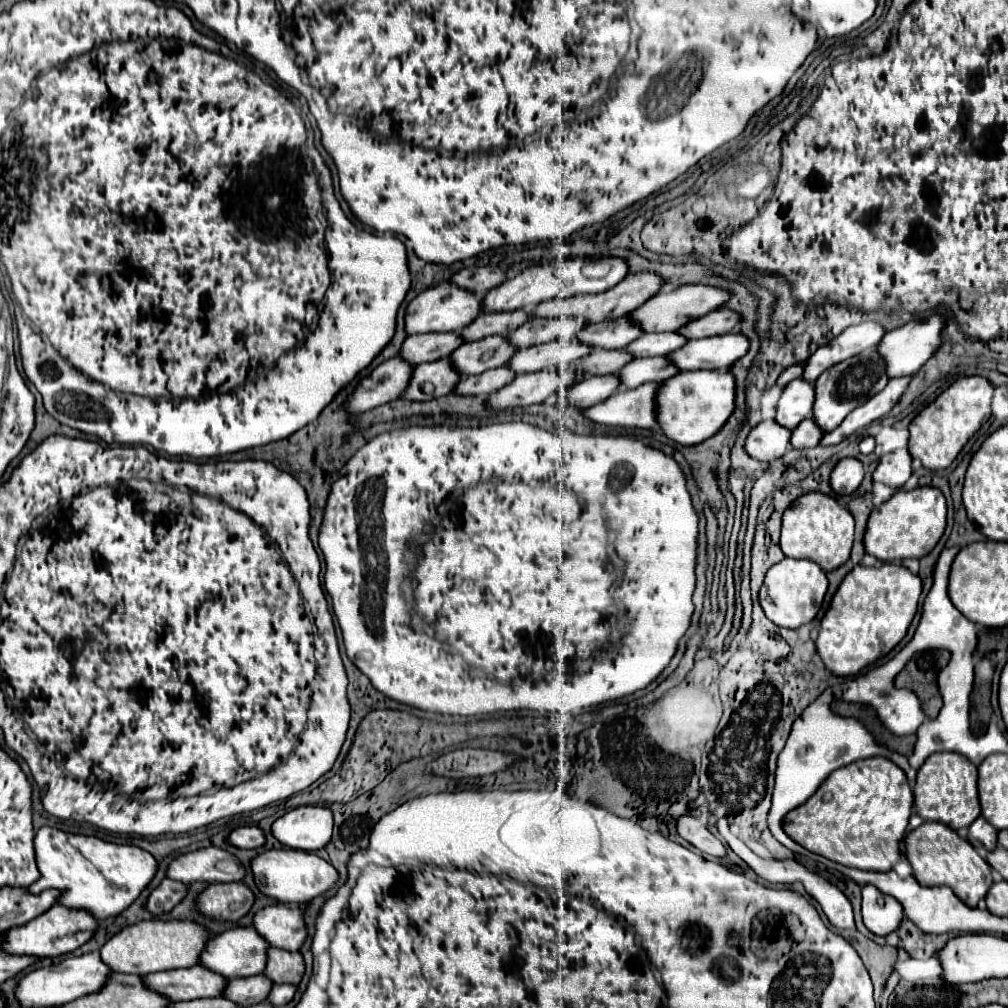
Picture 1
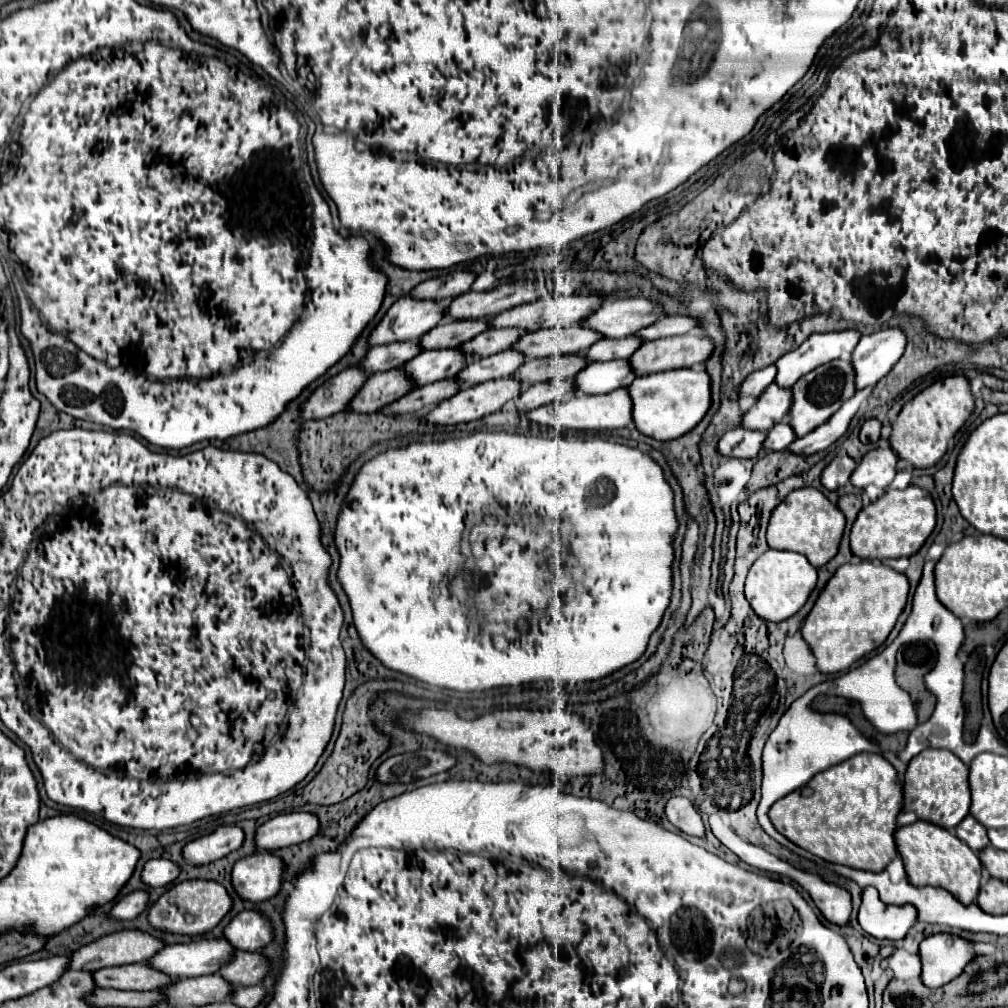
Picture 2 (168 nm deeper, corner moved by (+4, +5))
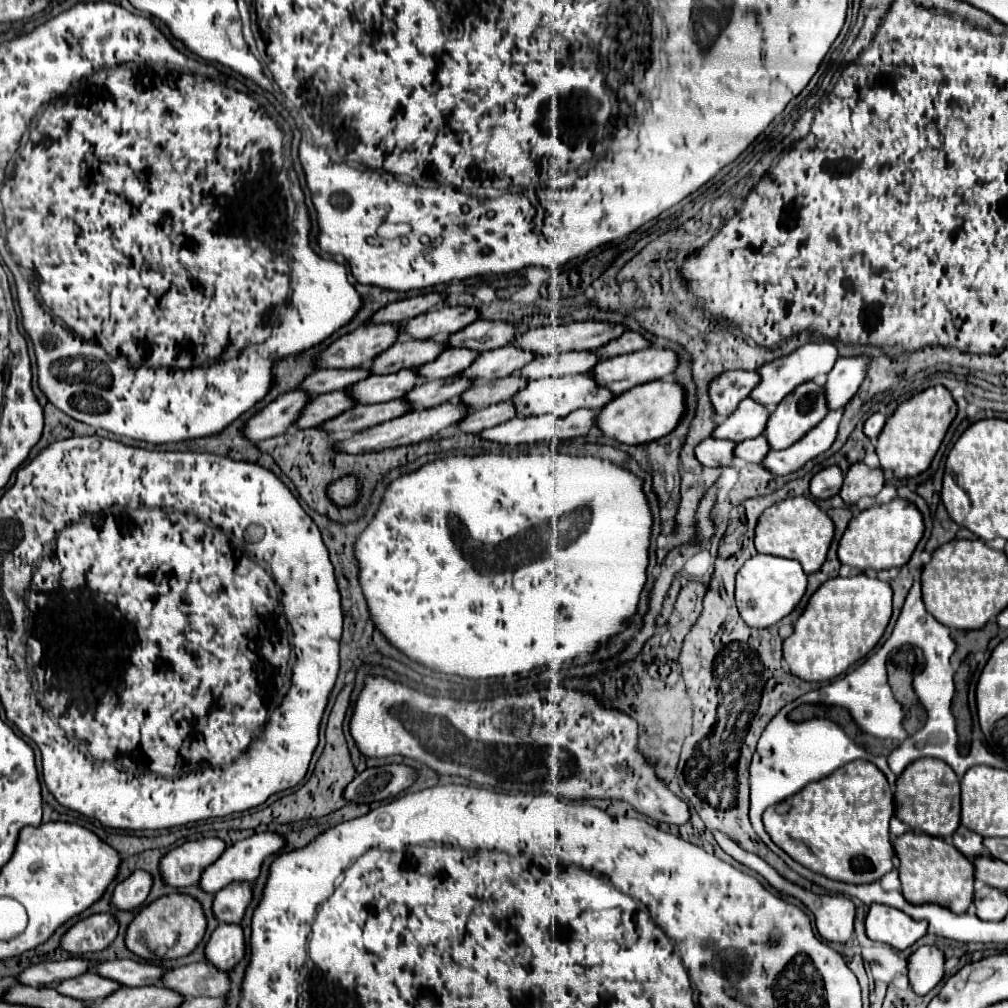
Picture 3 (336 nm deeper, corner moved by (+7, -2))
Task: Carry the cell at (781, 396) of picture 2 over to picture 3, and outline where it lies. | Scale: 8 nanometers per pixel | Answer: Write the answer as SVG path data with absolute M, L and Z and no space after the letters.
M744 399L738 405L738 411L734 411L734 415L730 415L724 423L714 427L710 437L730 439L734 443L740 443L744 439L754 439L764 433L766 421L768 421L766 407L752 399Z

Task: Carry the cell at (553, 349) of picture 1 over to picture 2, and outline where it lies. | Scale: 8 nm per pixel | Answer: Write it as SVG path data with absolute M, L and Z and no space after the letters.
M513 348L493 354L493 356L477 358L465 370L459 372L459 380L465 382L465 386L473 386L473 384L479 384L485 380L513 376L517 372L517 368L521 368L523 358L525 356L521 356L521 352L515 352Z

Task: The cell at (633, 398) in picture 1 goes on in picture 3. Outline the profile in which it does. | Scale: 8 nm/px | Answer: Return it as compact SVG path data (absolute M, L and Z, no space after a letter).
M578 409L566 417L556 417L556 415L538 415L538 417L514 417L506 423L500 423L496 427L490 427L486 431L480 431L478 437L492 441L492 443L502 443L502 445L522 445L522 443L536 443L536 441L566 441L574 437L586 435L594 427L596 411L586 411Z

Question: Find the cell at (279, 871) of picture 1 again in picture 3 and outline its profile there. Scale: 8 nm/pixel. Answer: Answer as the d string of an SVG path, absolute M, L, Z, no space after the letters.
M230 883L214 895L212 913L220 923L240 923L244 911L252 899L250 883Z

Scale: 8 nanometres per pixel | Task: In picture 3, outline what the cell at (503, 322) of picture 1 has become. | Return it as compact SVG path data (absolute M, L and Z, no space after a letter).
M398 339L394 345L390 345L374 363L368 367L370 375L386 375L386 373L398 373L400 369L418 367L424 363L434 361L442 351L446 349L444 343L436 341L418 341L418 339Z

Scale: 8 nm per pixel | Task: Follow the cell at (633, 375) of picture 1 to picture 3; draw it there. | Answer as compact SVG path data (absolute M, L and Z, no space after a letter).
M582 373L582 375L564 375L564 377L546 377L546 379L538 379L538 381L530 381L526 383L526 387L522 387L522 391L518 391L512 397L514 403L514 411L516 415L544 415L544 413L552 413L556 417L566 417L568 413L576 411L576 409L602 409L608 401L612 399L612 393L600 385L596 385L596 381L592 379L590 373Z

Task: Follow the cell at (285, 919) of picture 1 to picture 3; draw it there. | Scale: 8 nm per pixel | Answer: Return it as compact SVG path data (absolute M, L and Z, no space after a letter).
M220 923L204 947L206 961L218 971L230 971L244 957L244 933L240 925Z

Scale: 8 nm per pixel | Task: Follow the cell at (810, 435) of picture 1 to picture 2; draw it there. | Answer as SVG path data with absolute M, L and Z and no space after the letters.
M777 424L775 428L769 430L767 440L765 440L765 448L769 450L787 450L791 442L797 440L797 434L793 432L793 428L789 428L789 424Z

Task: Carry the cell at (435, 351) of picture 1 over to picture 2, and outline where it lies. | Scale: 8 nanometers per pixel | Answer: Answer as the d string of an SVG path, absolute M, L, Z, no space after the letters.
M393 342L393 344L383 344L377 348L371 348L367 358L361 362L361 366L375 374L375 372L385 372L391 368L399 368L401 364L413 360L413 356L419 356L423 352L423 348L419 346L419 342Z

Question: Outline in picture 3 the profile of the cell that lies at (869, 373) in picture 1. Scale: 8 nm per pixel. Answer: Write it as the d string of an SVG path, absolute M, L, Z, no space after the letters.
M808 381L798 385L782 403L770 413L766 423L766 439L770 449L786 449L808 429L820 423L826 417L826 397L824 389Z

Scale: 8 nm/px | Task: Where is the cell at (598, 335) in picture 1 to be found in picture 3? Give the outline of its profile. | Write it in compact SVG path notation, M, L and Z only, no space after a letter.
M506 345L502 349L492 349L492 351L480 353L478 359L474 359L474 363L470 363L470 367L466 367L466 371L462 371L458 375L466 375L466 379L474 379L474 381L500 379L500 377L512 375L514 371L518 371L532 359L534 359L532 353L522 351L514 345Z

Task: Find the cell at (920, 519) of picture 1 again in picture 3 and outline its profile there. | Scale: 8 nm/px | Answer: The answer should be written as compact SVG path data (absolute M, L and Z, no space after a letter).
M896 497L890 503L872 505L870 509L864 509L848 523L838 545L838 559L842 565L850 565L860 571L902 567L908 563L910 555L914 553L918 541L922 539L922 533L924 533L924 523L916 505Z

